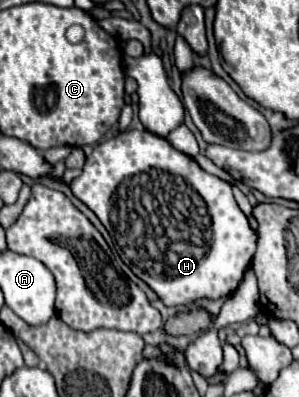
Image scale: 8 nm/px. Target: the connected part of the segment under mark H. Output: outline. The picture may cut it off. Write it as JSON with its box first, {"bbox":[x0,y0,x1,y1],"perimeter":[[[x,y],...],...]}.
{"bbox":[65,130,257,306],"perimeter":[[[125,130],[95,146],[81,174],[65,184],[69,184],[75,198],[95,212],[101,224],[109,230],[121,260],[135,272],[135,276],[159,294],[165,306],[191,304],[197,298],[231,296],[243,280],[243,272],[257,246],[257,234],[249,228],[245,214],[237,206],[231,184],[207,174],[191,156],[175,150],[165,138],[147,130]]]}

